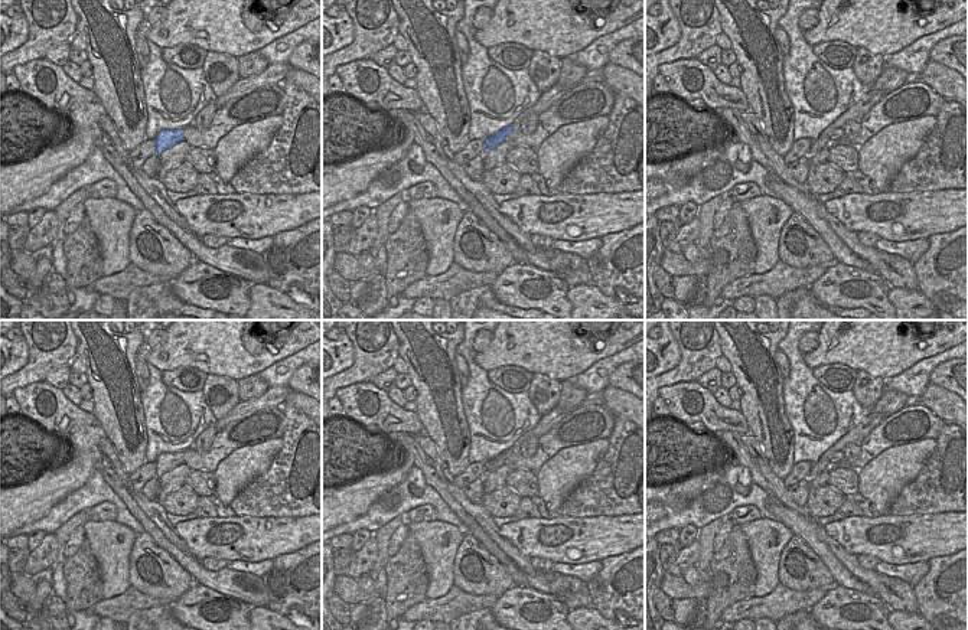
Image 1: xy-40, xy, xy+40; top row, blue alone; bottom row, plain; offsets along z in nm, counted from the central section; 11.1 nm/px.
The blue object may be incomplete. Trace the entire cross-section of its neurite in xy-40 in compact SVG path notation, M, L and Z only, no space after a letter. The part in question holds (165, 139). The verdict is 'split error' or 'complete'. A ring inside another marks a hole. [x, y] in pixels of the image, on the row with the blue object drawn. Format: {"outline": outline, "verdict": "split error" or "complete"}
{"outline": "M183 128L162 130L157 133L154 141L156 141L156 154L159 156L166 148L173 147L179 141L183 141Z", "verdict": "complete"}

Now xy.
{"outline": "M515 124L499 130L492 137L485 138L485 151L496 147L498 144L501 144L503 141L512 143L512 140L516 137L518 133L521 133L521 131L515 127Z", "verdict": "split error"}

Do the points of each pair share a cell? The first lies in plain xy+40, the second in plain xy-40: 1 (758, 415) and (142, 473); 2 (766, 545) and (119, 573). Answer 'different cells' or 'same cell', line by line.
1: different cells
2: same cell

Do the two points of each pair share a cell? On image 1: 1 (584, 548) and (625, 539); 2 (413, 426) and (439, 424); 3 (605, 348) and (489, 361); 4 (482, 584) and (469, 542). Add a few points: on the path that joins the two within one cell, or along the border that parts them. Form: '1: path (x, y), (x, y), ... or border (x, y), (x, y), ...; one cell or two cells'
1: path (595, 539), (615, 539); one cell
2: border (416, 414), (424, 433); two cells
3: path (577, 352), (518, 352); one cell
4: path (476, 573), (460, 560), (463, 554); one cell

